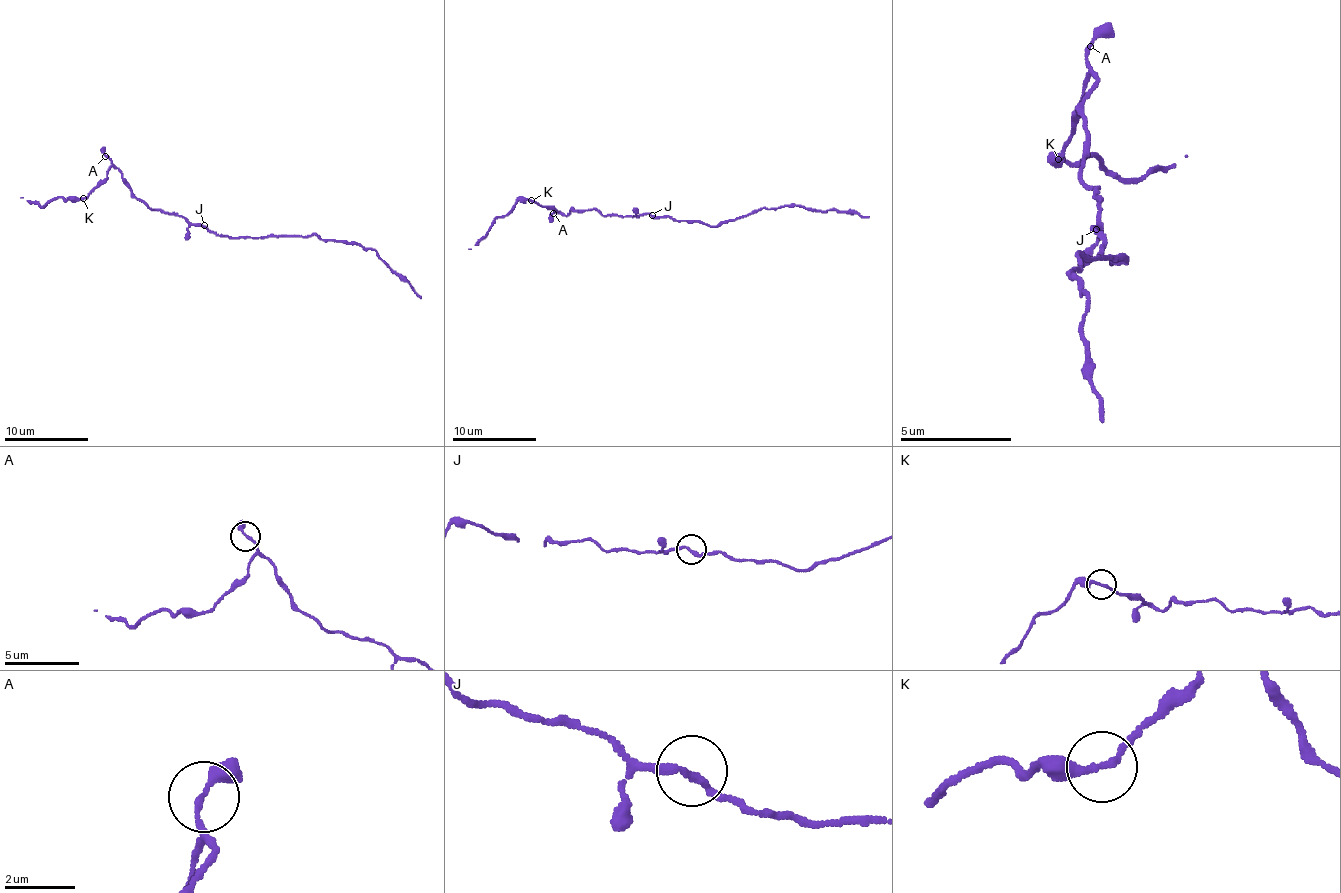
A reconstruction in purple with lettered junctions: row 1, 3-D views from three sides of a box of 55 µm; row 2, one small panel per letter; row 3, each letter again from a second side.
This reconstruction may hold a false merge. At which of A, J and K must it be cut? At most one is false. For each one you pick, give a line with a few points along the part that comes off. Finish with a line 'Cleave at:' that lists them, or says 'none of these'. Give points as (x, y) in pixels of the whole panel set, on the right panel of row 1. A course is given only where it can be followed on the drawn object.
Cleave at: none of these

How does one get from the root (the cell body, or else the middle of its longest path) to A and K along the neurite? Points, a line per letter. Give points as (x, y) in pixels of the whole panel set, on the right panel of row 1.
A: (1096, 235), (1090, 229), (1101, 202), (1079, 174), (1085, 168), (1085, 91), (1096, 79), (1085, 57), (1090, 46)
K: (1096, 235), (1090, 229), (1101, 202), (1079, 174), (1085, 96), (1096, 85), (1090, 74), (1073, 135), (1057, 157)

